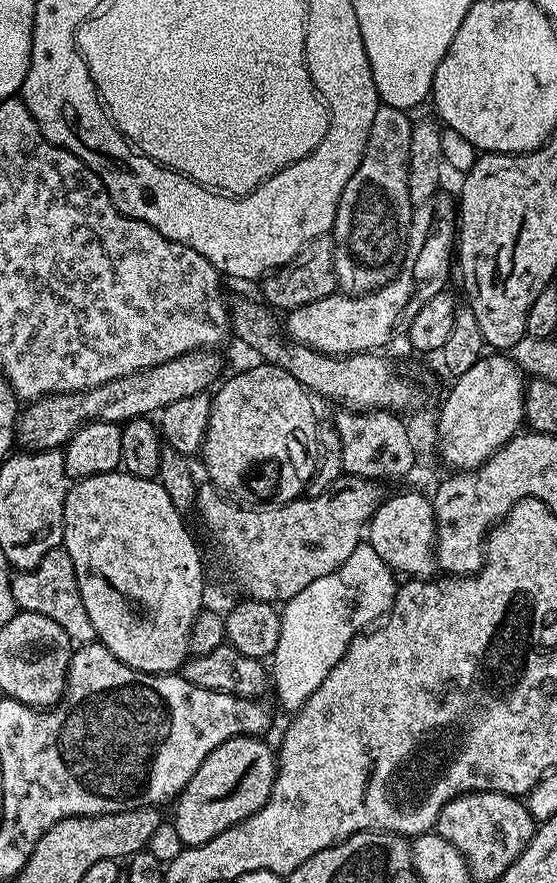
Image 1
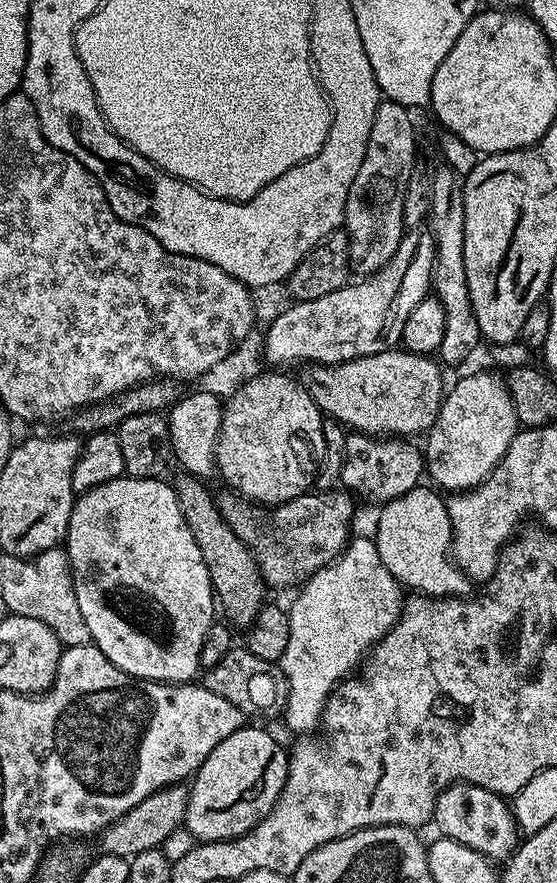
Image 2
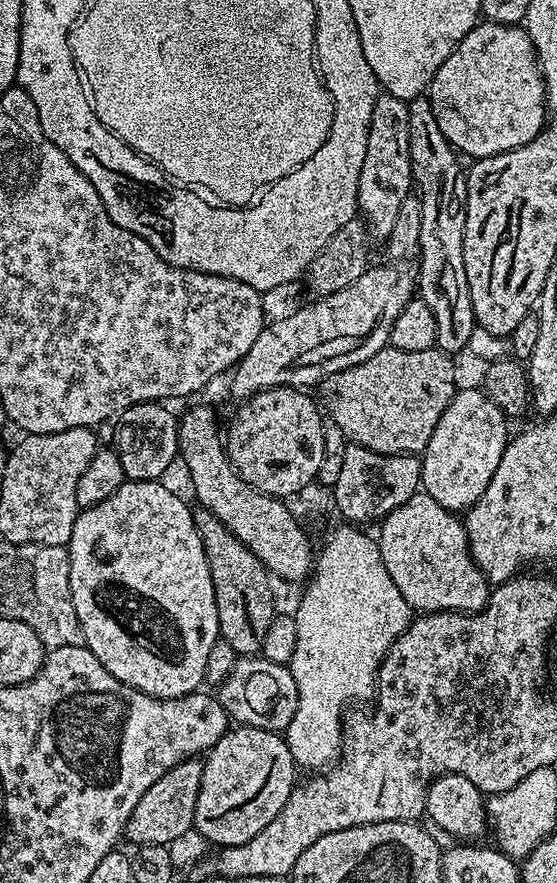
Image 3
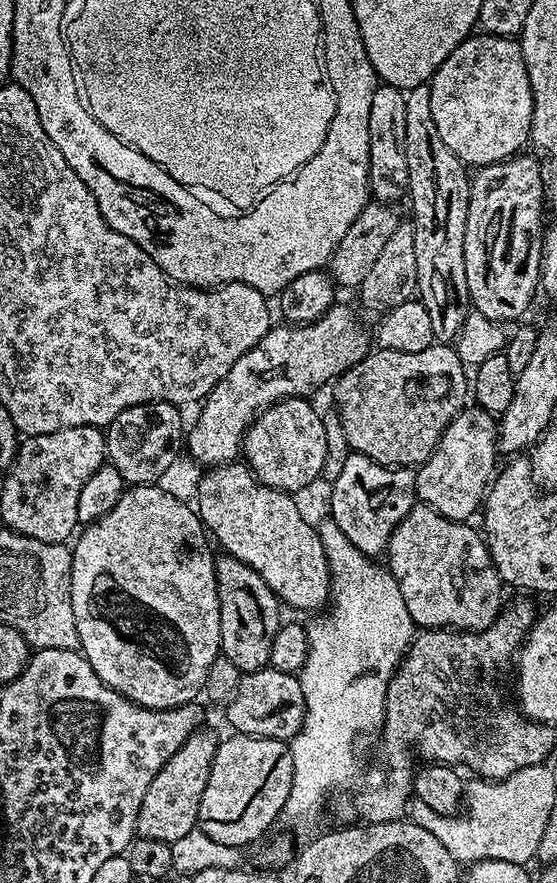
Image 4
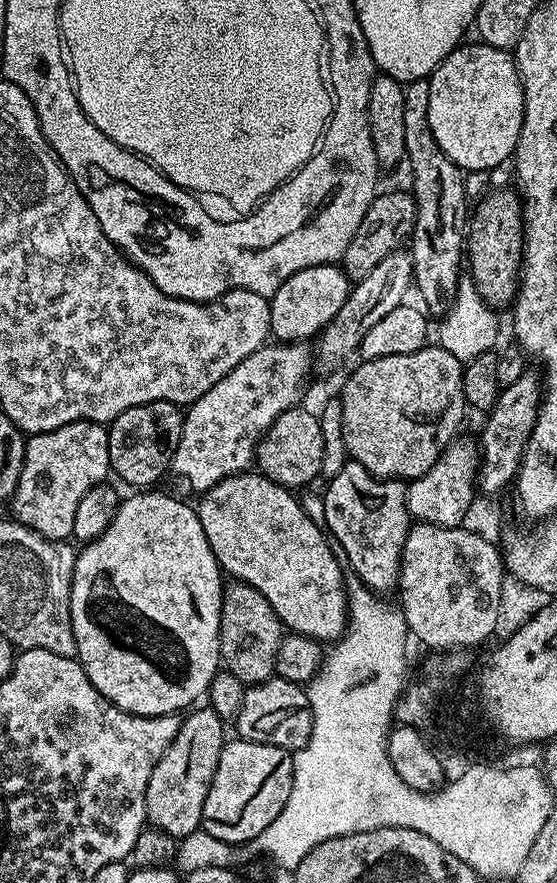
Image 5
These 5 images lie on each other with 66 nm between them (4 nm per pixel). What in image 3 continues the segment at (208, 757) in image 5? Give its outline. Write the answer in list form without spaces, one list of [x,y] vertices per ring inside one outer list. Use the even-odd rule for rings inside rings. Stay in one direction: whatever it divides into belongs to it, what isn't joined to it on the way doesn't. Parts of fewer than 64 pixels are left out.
[[[199,759],[184,760],[174,766],[134,806],[130,818],[124,824],[124,836],[132,846],[141,844],[166,844],[169,845],[194,827],[196,822],[196,807],[198,806],[198,790],[202,786],[203,763]]]

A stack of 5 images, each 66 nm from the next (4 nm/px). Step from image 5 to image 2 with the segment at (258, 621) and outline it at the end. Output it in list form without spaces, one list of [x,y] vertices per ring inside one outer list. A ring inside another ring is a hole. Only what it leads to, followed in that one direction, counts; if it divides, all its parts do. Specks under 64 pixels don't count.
[[[188,473],[180,476],[174,482],[179,509],[182,510],[190,534],[193,535],[194,542],[202,552],[203,561],[208,566],[213,593],[219,607],[221,604],[231,625],[251,627],[266,600],[264,597],[266,585],[260,573],[260,565],[249,545],[245,544],[240,536],[234,534],[233,528],[225,522],[215,497],[212,498],[209,490],[203,485],[205,483],[199,477]]]

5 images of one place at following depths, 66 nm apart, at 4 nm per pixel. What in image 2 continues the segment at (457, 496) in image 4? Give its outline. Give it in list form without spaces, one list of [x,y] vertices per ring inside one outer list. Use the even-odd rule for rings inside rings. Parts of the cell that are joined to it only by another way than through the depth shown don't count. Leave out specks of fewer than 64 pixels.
[[[472,372],[464,376],[456,385],[449,387],[444,393],[444,401],[436,415],[436,421],[426,433],[428,441],[422,444],[427,479],[437,484],[437,489],[448,494],[470,492],[477,488],[483,480],[498,466],[498,462],[508,452],[510,442],[521,427],[520,420],[514,410],[514,402],[508,393],[505,377],[495,376],[492,372]]]

